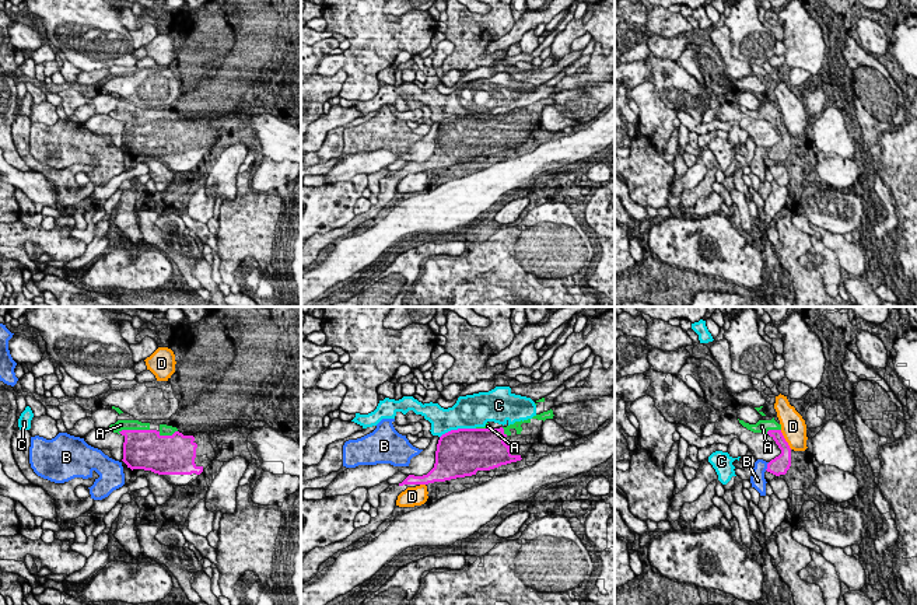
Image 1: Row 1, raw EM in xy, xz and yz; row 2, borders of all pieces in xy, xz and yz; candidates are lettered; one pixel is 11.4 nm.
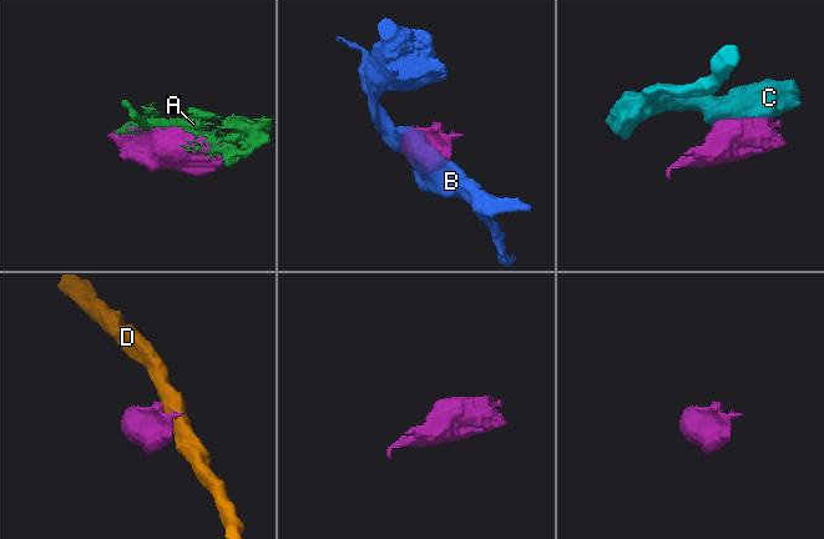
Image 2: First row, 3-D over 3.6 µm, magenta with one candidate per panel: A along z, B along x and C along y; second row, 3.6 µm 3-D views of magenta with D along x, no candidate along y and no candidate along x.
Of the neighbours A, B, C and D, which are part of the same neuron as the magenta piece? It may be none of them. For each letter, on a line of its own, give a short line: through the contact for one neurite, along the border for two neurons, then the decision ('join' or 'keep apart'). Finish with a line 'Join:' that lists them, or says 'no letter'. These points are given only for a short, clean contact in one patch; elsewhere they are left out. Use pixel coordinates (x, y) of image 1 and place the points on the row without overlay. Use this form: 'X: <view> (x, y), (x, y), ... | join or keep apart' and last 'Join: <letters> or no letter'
A: join
B: yz (769, 149), (765, 156) | keep apart
C: keep apart
D: yz (780, 116), (791, 135) | keep apart
Join: A

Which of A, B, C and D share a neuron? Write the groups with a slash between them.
A / B / C / D

